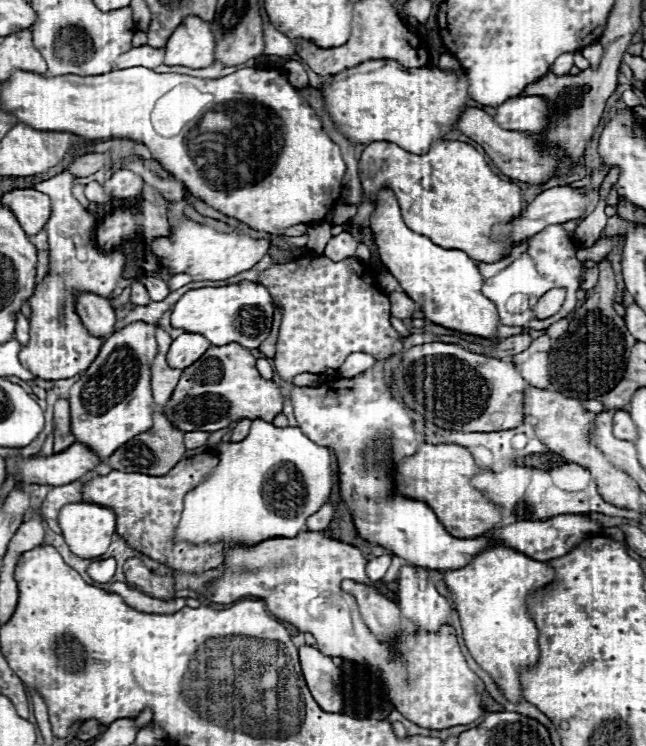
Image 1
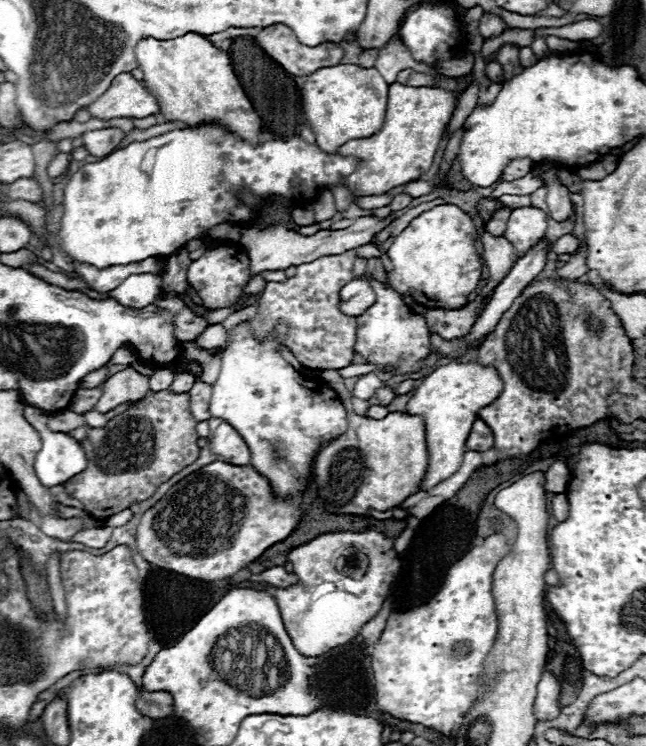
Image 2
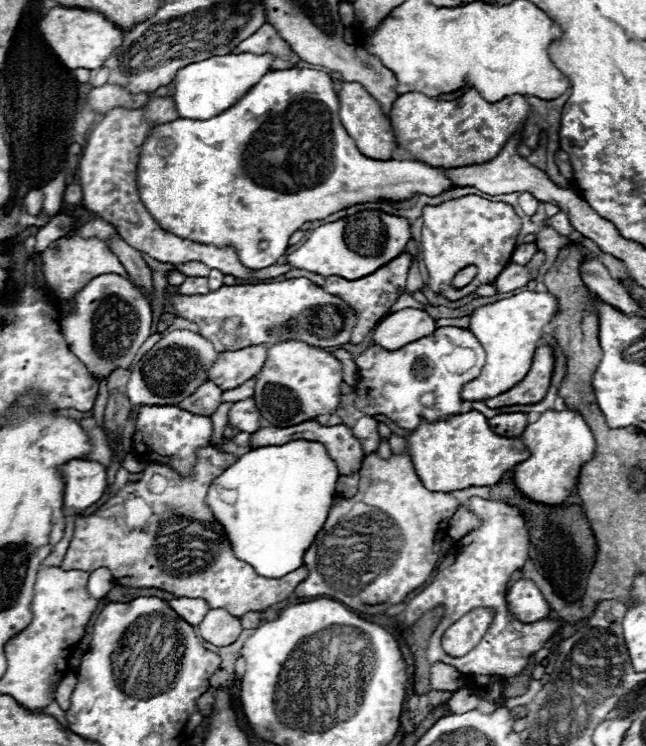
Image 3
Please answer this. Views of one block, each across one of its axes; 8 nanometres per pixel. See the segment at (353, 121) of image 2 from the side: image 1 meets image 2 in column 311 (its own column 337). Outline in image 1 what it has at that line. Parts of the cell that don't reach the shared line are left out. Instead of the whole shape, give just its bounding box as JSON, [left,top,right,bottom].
[322,60,468,154]

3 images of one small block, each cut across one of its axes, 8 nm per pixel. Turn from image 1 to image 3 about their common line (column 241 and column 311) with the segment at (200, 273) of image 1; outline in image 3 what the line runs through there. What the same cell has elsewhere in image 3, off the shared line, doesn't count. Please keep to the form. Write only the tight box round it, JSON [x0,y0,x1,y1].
[288,210,412,280]

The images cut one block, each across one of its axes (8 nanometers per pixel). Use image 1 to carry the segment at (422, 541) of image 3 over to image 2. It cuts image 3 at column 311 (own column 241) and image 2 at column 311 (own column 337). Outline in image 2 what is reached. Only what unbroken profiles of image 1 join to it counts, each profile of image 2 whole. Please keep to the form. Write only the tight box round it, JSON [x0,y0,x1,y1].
[272,530,402,656]

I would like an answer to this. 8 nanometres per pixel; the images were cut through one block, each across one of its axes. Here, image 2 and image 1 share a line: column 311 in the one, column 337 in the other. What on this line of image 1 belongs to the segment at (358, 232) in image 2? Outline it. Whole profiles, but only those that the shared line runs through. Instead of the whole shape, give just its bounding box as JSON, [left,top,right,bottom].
[324,232,356,260]

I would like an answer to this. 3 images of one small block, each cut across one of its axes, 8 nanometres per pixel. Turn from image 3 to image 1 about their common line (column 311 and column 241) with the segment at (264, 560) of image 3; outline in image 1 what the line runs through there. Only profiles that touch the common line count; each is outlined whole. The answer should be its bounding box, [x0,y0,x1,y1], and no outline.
[174,420,334,550]

